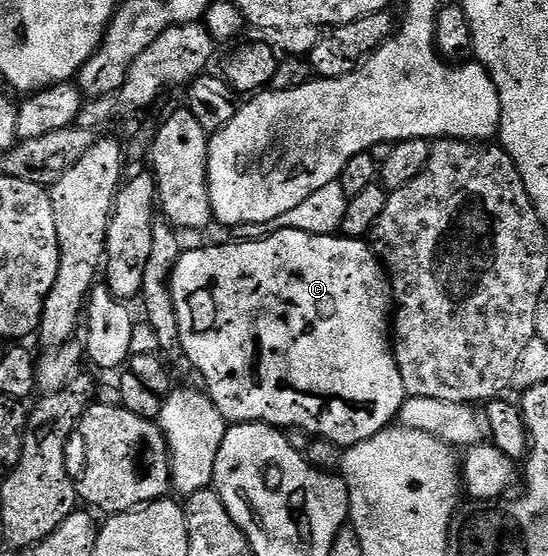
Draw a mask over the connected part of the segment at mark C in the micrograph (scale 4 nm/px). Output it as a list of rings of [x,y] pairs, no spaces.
[[[282,230],[281,232],[273,232],[272,235],[262,238],[261,240],[242,240],[239,242],[223,242],[224,244],[216,244],[213,248],[192,248],[181,251],[178,262],[172,271],[172,297],[174,298],[174,306],[178,314],[178,330],[180,331],[180,350],[181,353],[205,376],[206,379],[212,383],[210,395],[212,401],[216,404],[216,409],[222,413],[225,421],[235,422],[238,424],[250,424],[259,422],[262,424],[270,424],[281,430],[289,430],[288,428],[301,428],[304,432],[309,432],[309,437],[319,438],[321,440],[329,440],[334,442],[342,450],[347,450],[352,445],[362,442],[366,438],[370,438],[374,434],[378,434],[384,428],[389,427],[399,417],[400,408],[404,405],[406,393],[402,386],[402,374],[396,365],[396,358],[394,355],[394,344],[384,331],[389,331],[390,328],[390,313],[394,308],[394,301],[392,298],[392,286],[388,278],[387,271],[380,262],[379,256],[375,255],[367,243],[360,238],[349,238],[343,234],[330,236],[311,236],[302,230]]]

